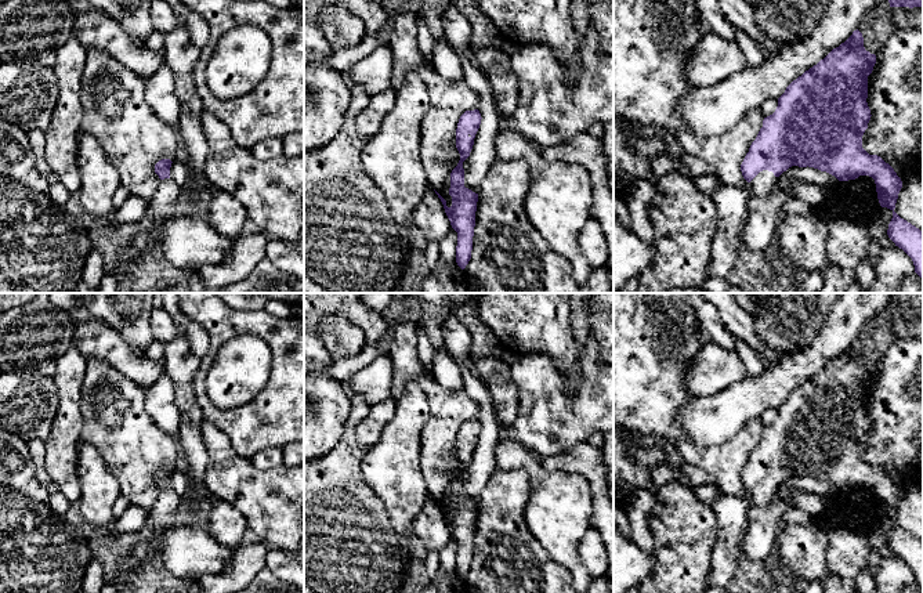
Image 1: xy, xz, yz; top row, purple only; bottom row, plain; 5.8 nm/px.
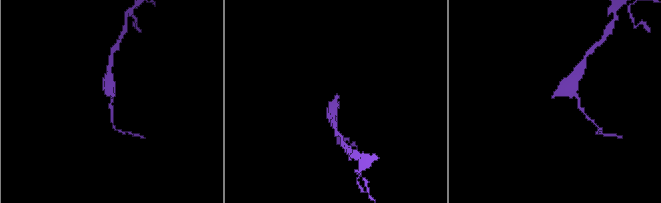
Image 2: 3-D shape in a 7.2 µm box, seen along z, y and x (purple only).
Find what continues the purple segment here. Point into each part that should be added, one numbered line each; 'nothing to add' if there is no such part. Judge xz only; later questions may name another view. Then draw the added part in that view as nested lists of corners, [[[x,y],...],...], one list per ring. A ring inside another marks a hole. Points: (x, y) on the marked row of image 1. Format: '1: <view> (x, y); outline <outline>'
nothing to add

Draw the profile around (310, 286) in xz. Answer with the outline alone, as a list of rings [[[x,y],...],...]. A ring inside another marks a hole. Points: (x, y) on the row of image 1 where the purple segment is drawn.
[[[304,267],[304,293],[332,293],[332,292],[318,283],[315,283],[310,278],[308,271]]]

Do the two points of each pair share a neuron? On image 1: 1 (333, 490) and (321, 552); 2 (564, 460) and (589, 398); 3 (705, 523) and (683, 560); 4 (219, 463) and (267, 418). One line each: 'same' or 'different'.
1: same
2: different
3: same
4: different

